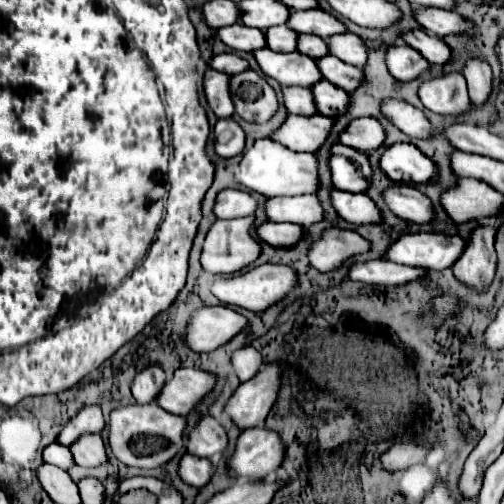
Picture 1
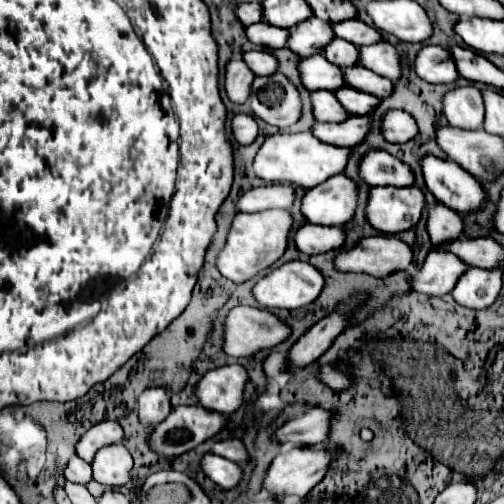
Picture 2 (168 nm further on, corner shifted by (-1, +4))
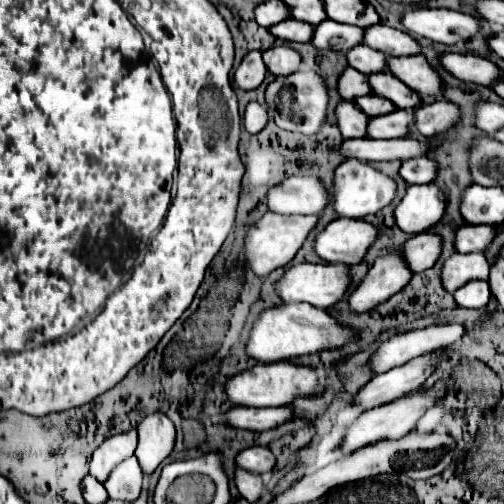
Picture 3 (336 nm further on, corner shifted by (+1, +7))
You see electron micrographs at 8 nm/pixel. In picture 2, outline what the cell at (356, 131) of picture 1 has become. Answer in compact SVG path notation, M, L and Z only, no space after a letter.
M398 109L388 111L382 129L384 129L384 137L390 143L406 143L418 135L416 119L410 113Z

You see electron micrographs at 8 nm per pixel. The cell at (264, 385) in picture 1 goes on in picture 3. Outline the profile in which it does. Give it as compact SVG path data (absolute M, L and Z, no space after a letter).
M390 252L380 256L374 266L368 270L364 280L354 288L348 298L348 312L364 314L376 308L378 304L392 298L400 292L412 278L412 272L400 258L400 254Z

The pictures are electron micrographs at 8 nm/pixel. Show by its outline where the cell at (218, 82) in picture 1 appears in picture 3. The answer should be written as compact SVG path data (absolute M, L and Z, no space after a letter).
M248 52L234 72L234 82L242 90L254 90L264 82L266 68L262 62L262 52Z

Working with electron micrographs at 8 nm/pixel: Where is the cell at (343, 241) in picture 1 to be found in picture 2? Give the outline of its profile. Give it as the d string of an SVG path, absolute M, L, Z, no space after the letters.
M392 235L364 237L354 249L338 253L334 263L340 271L368 273L384 279L392 273L404 271L412 263L412 247Z

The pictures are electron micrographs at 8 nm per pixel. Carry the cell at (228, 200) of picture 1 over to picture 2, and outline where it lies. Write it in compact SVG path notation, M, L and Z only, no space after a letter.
M264 185L264 187L256 187L250 189L248 193L244 193L238 201L238 209L240 211L248 211L248 213L256 213L256 211L264 211L264 209L288 209L292 207L296 197L296 189L294 185Z

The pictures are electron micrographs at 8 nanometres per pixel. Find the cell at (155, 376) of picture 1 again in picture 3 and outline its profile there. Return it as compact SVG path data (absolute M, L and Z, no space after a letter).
M158 410L144 416L144 420L138 424L138 448L134 456L146 474L154 472L156 466L172 452L174 438L174 424L164 412Z

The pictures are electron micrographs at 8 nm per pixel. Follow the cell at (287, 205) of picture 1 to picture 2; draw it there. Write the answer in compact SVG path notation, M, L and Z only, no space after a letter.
M338 173L306 193L302 199L302 213L310 223L346 225L352 221L356 205L358 183L344 173Z

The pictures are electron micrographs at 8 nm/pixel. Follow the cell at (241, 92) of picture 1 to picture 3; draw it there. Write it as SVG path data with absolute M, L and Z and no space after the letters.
M300 68L298 72L280 76L272 84L266 86L268 116L282 130L292 130L292 132L302 132L302 134L318 132L326 116L326 104L328 104L328 94L326 94L324 82L314 70L308 70L308 68Z

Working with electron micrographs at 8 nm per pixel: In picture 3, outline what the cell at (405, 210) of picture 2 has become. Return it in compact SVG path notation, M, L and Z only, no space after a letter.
M436 184L408 186L402 202L394 208L396 226L408 234L424 232L442 218L444 206L444 194Z

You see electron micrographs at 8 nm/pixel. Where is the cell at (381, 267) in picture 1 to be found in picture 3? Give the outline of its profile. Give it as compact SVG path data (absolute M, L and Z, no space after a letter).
M454 252L444 260L444 266L440 270L440 282L446 292L454 292L470 280L488 280L488 270L490 264L482 252Z

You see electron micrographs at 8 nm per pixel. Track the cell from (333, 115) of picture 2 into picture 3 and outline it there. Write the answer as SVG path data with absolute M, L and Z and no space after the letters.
M340 100L336 104L336 120L344 138L364 138L368 116L348 100Z

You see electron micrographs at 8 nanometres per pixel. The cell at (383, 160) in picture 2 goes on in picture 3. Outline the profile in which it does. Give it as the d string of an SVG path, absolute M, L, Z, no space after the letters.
M412 158L402 162L398 174L408 182L408 184L430 184L436 178L436 164L432 160Z

